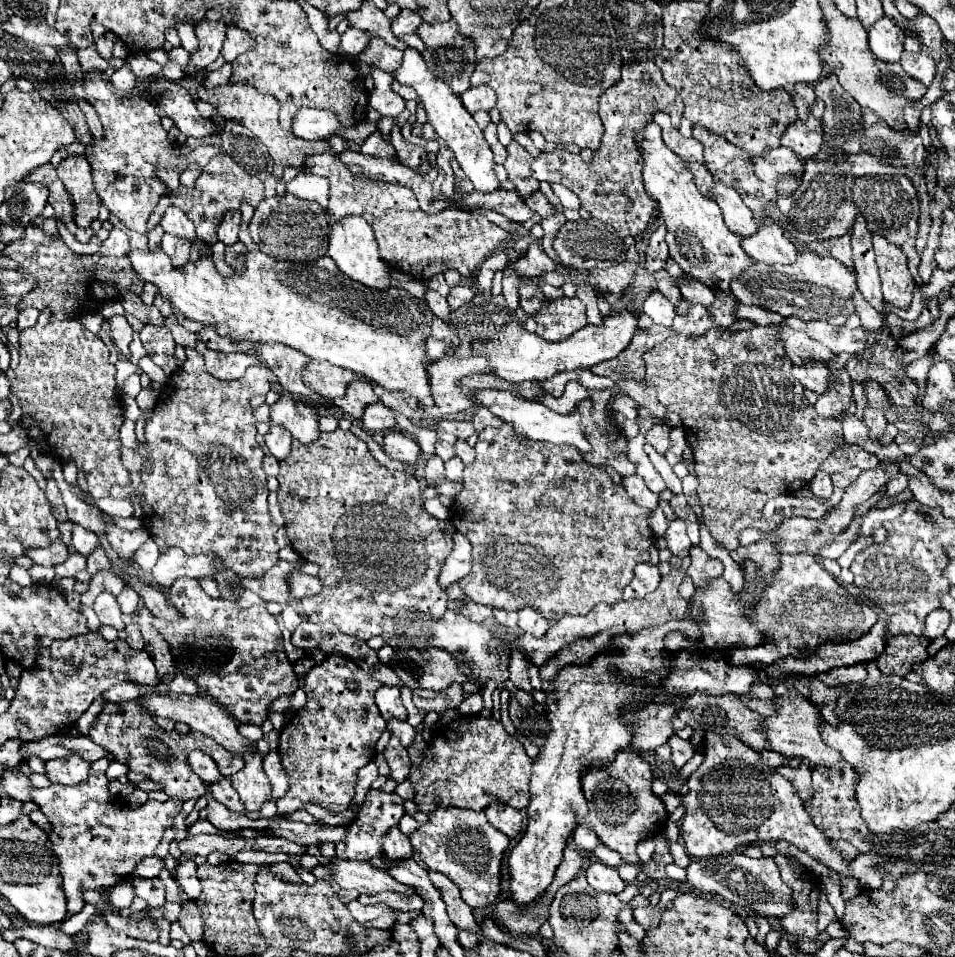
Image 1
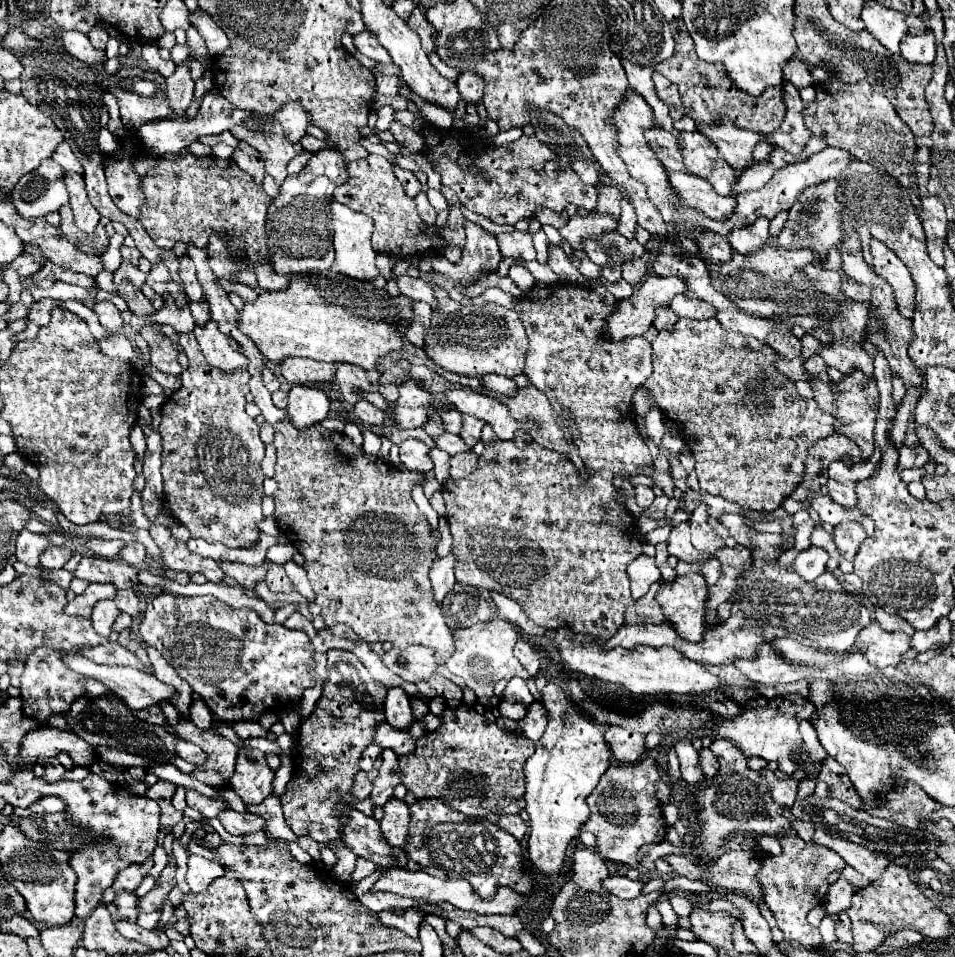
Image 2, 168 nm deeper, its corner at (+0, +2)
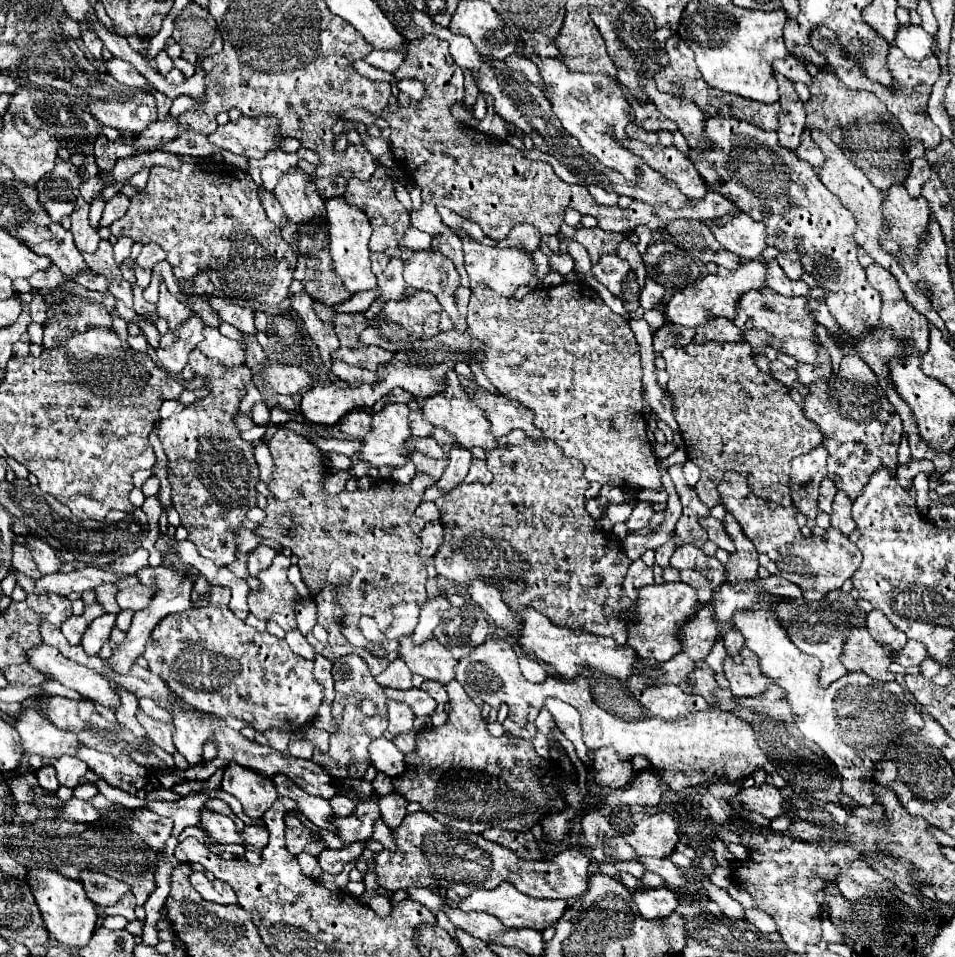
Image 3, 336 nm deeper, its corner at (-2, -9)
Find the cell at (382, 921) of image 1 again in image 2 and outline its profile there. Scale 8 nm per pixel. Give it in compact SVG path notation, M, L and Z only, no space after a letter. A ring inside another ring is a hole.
M409 908L409 910L393 910L393 912L377 912L375 914L377 920L381 920L381 924L387 924L389 928L397 928L405 934L409 934L411 938L417 938L419 932L419 922L423 918L423 912L417 908Z

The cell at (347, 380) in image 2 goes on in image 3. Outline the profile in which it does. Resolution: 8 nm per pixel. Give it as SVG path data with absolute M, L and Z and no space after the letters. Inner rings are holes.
M339 359L333 361L331 371L341 381L347 381L347 383L353 383L353 385L363 385L363 383L375 383L377 381L377 375L373 371L367 371L367 369L361 369L361 367L353 367L353 365L349 365L345 361L339 361Z

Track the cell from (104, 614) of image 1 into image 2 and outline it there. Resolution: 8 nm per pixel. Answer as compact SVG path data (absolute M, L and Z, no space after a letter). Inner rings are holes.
M101 600L95 604L93 608L93 628L97 630L97 634L101 636L109 636L111 634L111 626L117 620L117 616L121 614L121 610L115 606L113 600Z

